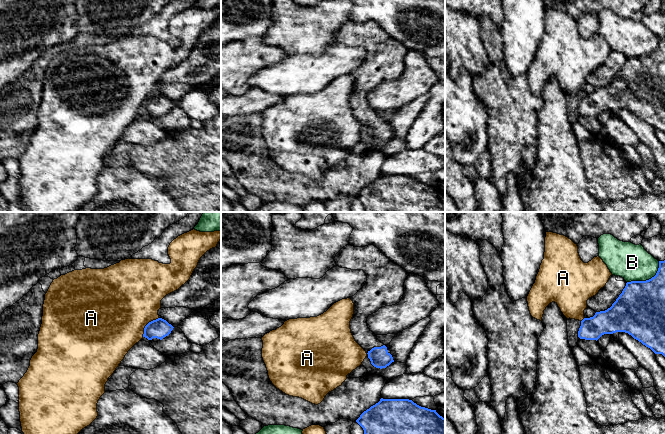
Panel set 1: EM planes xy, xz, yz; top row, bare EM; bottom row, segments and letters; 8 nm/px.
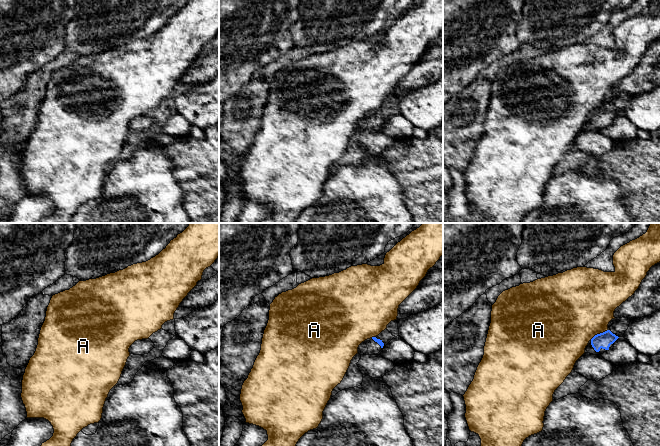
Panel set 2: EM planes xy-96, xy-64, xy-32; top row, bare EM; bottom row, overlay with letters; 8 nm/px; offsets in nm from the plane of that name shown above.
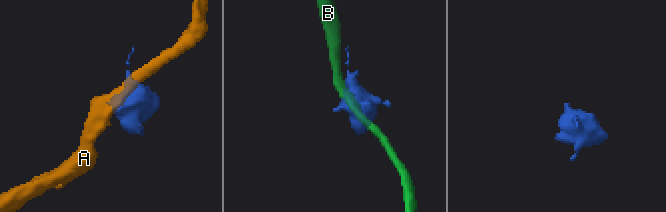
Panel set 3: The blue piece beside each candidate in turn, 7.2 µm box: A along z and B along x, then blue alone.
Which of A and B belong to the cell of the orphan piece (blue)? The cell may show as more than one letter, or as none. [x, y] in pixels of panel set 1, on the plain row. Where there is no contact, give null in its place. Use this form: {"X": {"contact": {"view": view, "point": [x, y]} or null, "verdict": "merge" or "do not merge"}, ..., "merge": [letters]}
{"A": {"contact": {"view": "xy", "point": [146, 101]}, "verdict": "do not merge"}, "B": {"contact": {"view": "yz", "point": [647, 56]}, "verdict": "do not merge"}, "merge": []}

